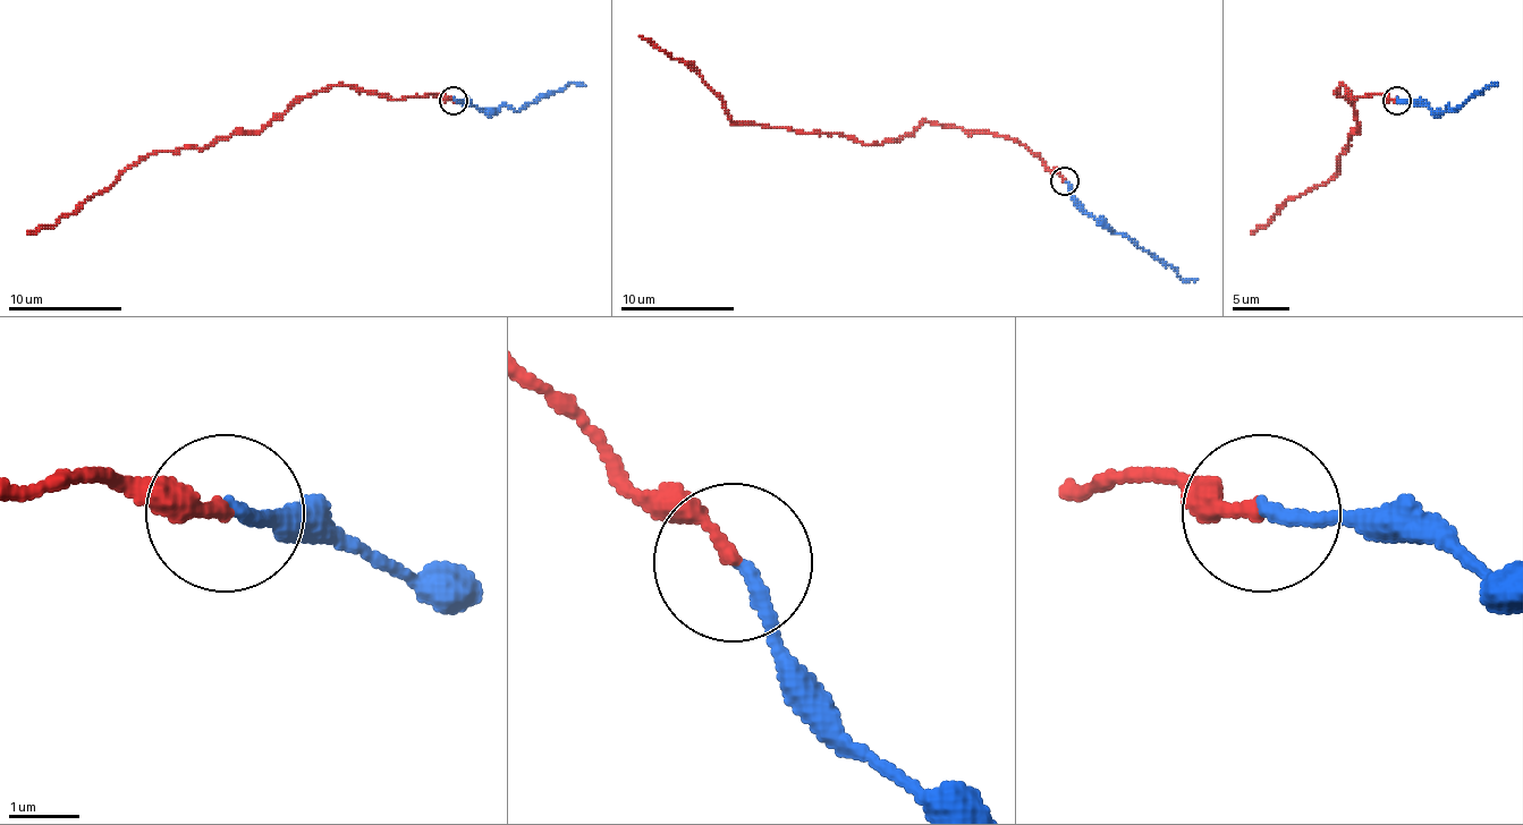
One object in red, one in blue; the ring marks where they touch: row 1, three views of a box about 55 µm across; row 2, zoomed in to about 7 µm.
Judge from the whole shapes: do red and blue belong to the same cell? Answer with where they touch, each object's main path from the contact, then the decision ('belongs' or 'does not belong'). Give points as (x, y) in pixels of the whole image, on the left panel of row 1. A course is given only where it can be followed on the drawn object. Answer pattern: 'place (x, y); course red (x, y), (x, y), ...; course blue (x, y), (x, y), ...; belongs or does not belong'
place (453, 100); course red (454, 100), (399, 100), (348, 85), (313, 91), (260, 132), (153, 151), (70, 214), (27, 234); course blue (454, 100), (468, 100), (476, 108), (497, 111), (502, 105), (516, 111), (570, 83), (585, 85); belongs

